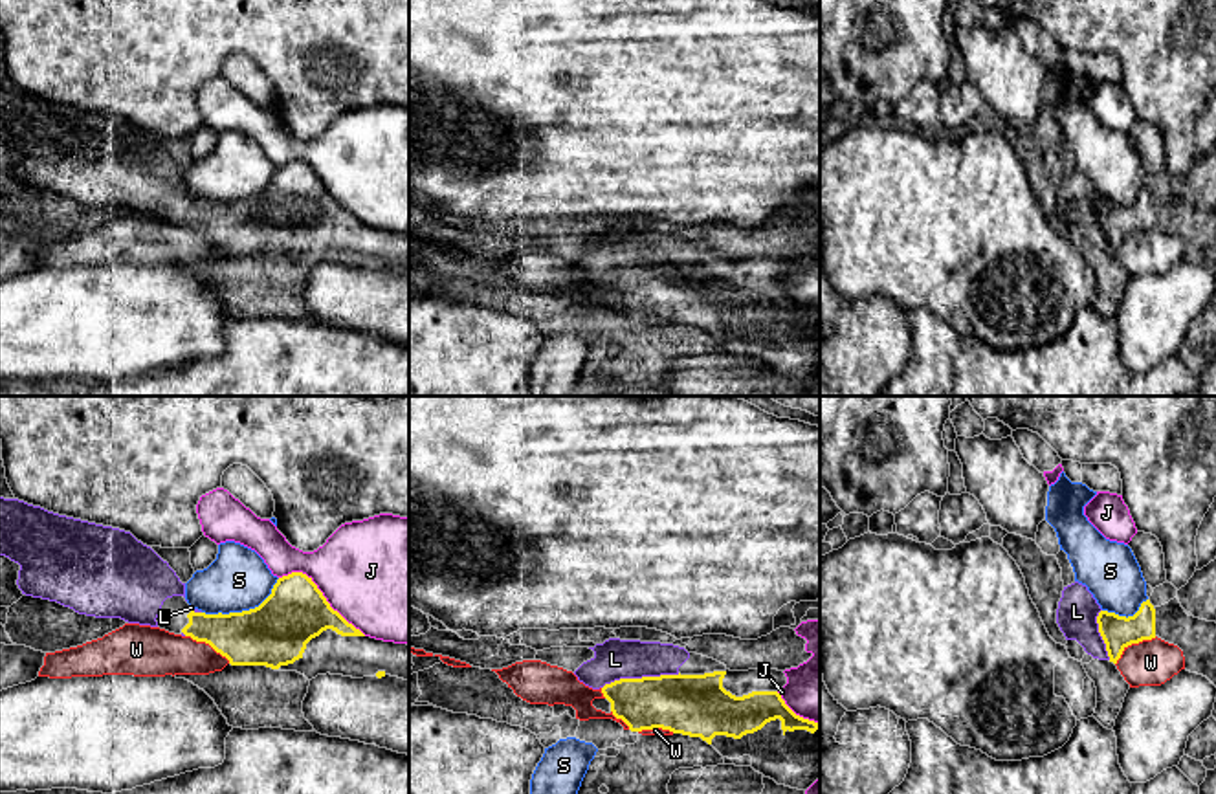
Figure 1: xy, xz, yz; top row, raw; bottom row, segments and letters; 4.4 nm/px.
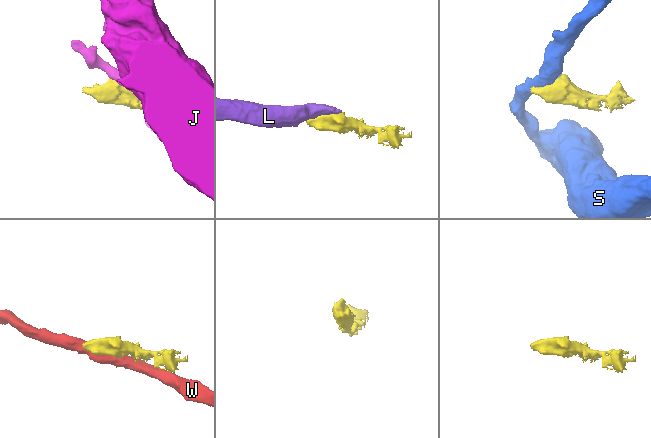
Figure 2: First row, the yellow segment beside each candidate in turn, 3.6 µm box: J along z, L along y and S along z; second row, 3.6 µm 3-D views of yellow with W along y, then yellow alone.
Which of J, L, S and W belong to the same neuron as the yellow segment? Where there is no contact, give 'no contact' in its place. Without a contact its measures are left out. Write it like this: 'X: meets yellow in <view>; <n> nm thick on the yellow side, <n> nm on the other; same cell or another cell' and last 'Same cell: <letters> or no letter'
J: meets yellow in xy; 280 nm thick on the yellow side, 460 nm on the other; another cell
L: meets yellow in xz; 280 nm thick on the yellow side, 180 nm on the other; same cell
S: meets yellow in xy; 280 nm thick on the yellow side, 280 nm on the other; another cell
W: meets yellow in yz; 140 nm thick on the yellow side, 200 nm on the other; another cell
Same cell: L

